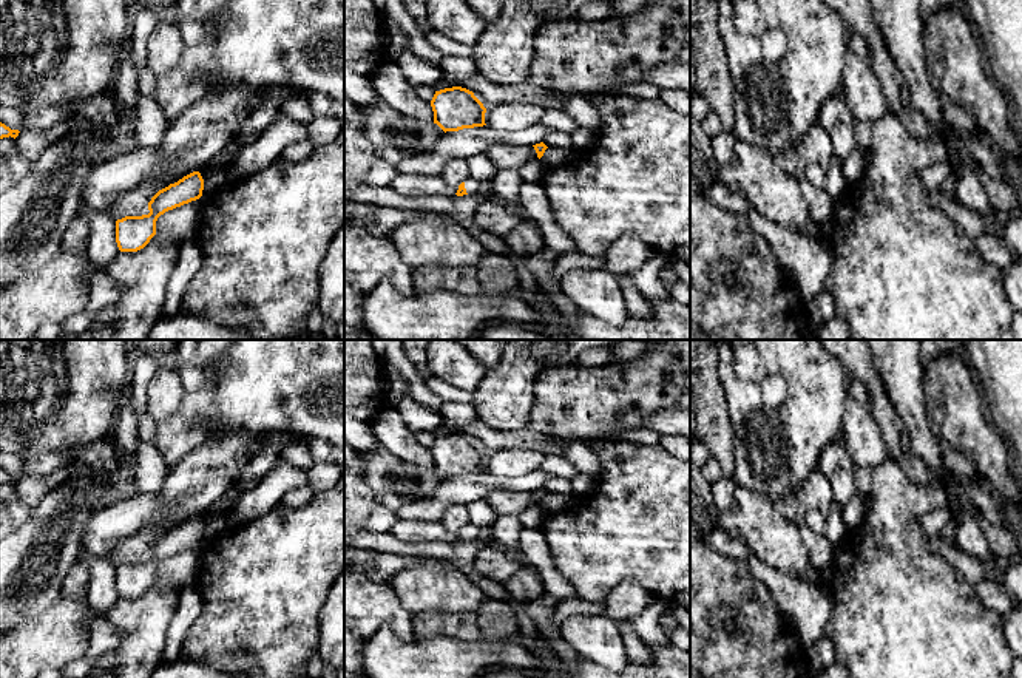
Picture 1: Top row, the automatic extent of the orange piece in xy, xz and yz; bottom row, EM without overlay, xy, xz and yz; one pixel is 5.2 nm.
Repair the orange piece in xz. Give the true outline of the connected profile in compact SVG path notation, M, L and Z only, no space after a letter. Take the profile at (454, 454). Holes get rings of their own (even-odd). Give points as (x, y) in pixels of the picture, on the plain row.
M462 432L435 437L431 453L434 470L445 479L486 471L486 454L472 437Z

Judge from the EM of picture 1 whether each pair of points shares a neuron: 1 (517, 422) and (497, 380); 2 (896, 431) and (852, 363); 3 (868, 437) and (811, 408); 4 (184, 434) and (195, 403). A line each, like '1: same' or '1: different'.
1: same
2: same
3: different
4: same

